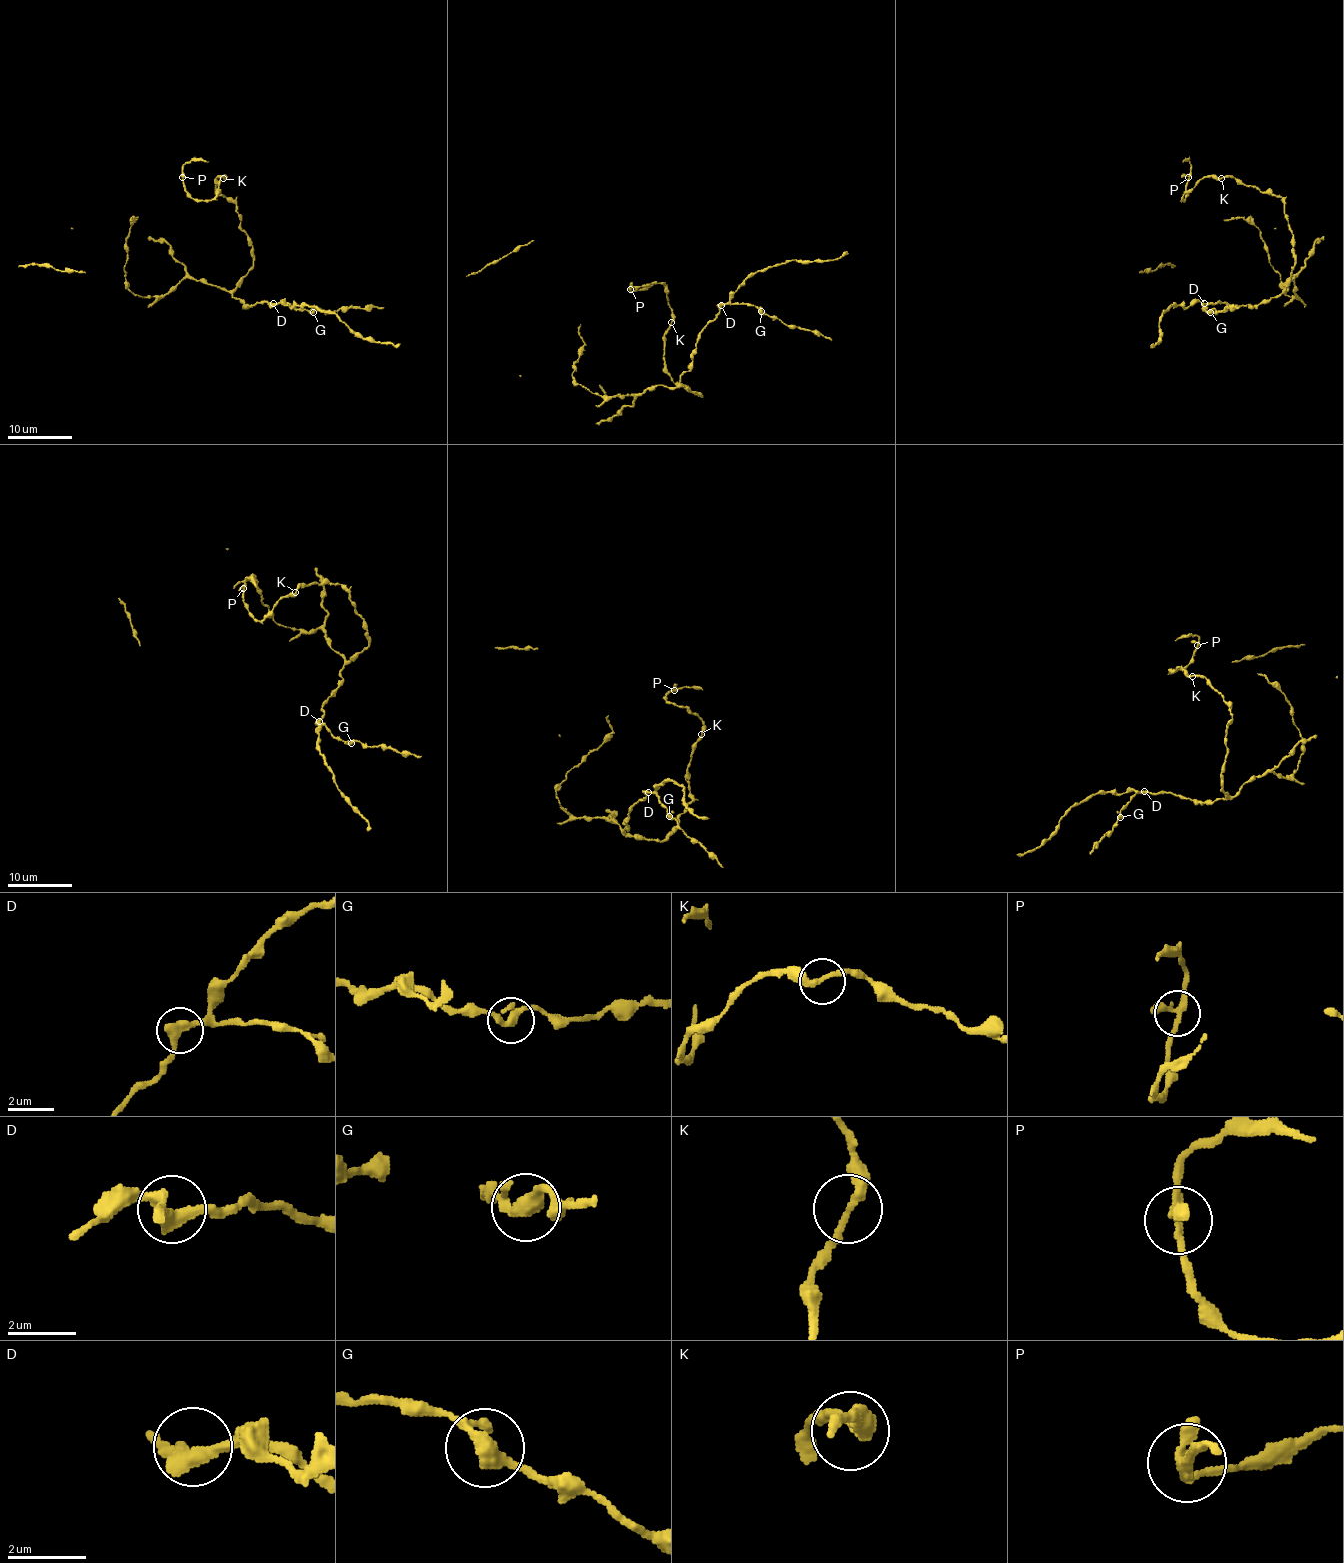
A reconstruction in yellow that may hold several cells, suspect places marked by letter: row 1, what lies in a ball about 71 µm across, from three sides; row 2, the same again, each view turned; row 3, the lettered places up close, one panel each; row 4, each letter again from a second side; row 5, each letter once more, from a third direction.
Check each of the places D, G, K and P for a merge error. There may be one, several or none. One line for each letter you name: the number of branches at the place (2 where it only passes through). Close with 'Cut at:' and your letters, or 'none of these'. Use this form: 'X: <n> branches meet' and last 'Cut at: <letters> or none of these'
Cut at: none of these

